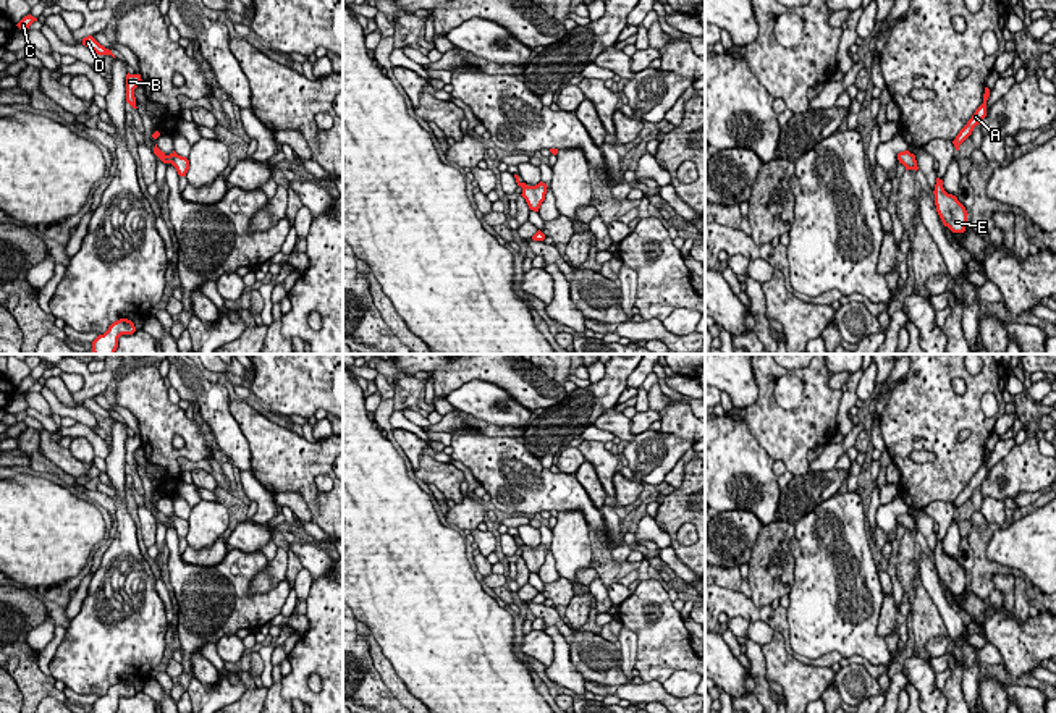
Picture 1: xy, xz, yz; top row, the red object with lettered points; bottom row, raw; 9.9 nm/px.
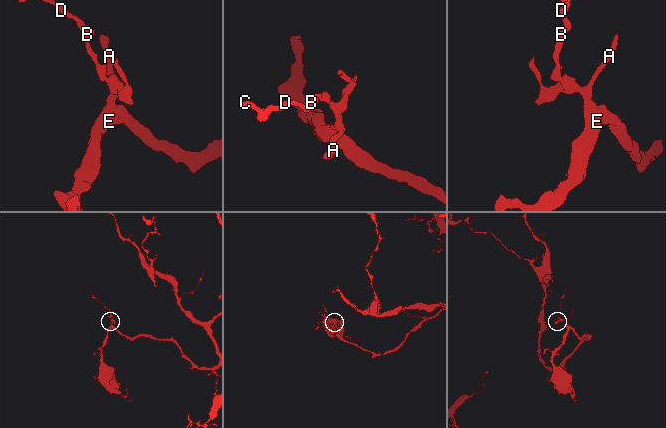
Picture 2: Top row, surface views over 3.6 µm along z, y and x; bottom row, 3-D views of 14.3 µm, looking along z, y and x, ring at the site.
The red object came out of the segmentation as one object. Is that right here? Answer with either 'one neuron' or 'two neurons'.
two neurons

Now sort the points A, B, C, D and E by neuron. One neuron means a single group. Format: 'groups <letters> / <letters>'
groups A E / B C D

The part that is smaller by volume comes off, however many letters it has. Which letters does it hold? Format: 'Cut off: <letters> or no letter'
Cut off: B, C, D

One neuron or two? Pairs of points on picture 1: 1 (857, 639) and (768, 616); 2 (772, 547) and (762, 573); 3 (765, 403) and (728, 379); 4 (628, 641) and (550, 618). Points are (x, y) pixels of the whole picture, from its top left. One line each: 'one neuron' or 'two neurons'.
1: two neurons
2: one neuron
3: two neurons
4: two neurons

